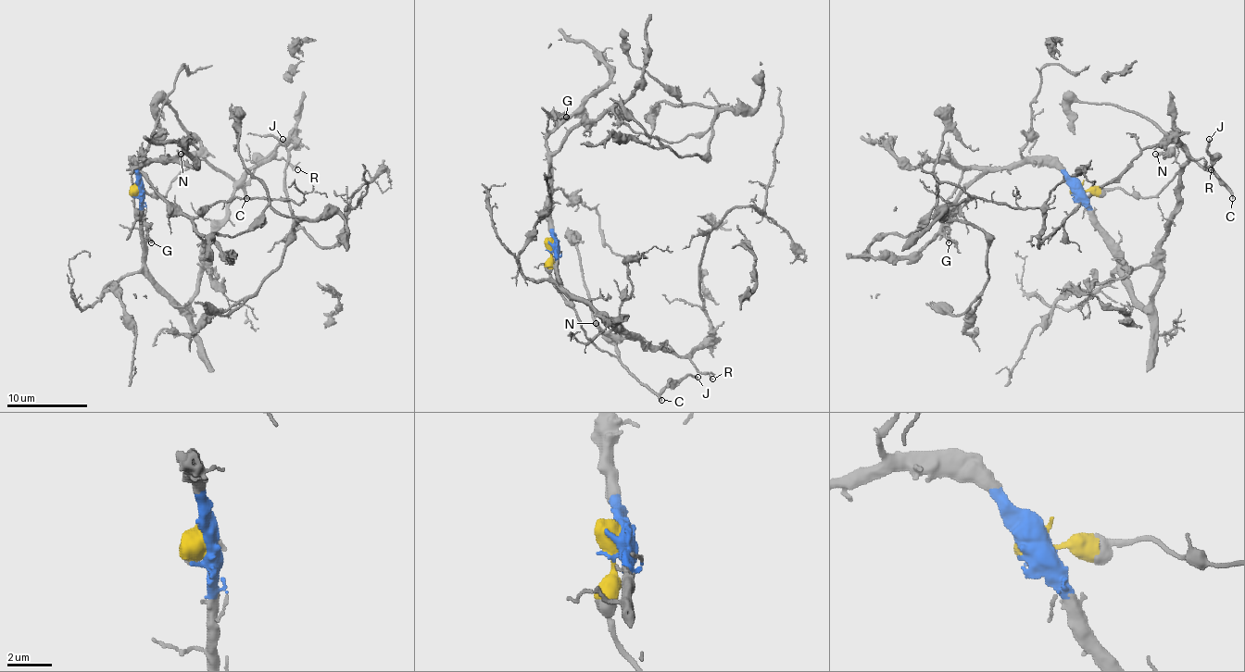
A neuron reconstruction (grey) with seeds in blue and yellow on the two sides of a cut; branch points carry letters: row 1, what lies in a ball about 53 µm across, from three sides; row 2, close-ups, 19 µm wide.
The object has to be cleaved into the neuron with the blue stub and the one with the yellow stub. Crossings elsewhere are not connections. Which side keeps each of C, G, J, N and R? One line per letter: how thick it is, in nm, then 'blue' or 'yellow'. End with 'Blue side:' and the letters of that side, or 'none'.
C: 240 nm thick; yellow
G: 220 nm thick; blue
J: 220 nm thick; yellow
N: 240 nm thick; yellow
R: 80 nm thick; blue
Blue side: G, R

